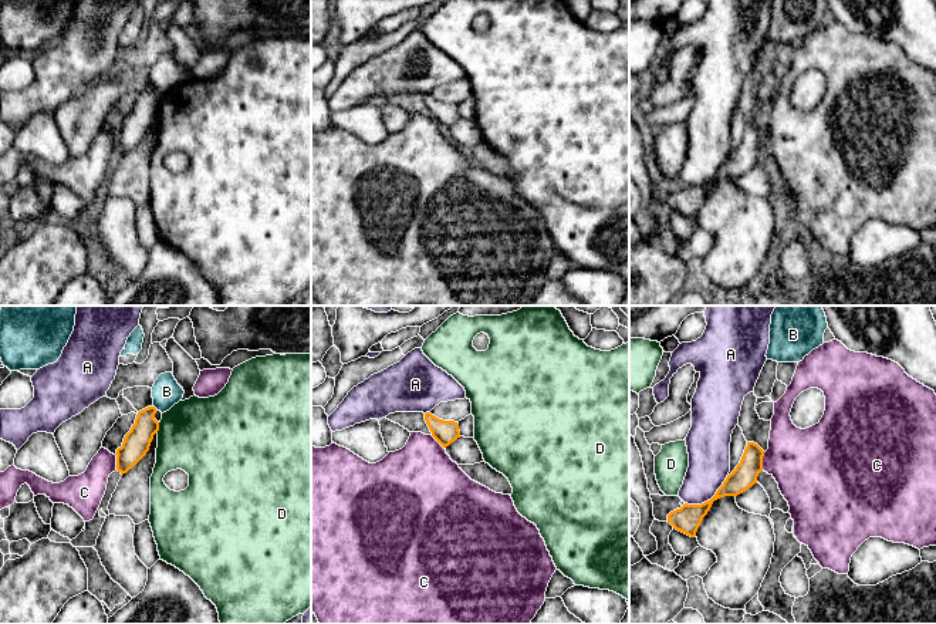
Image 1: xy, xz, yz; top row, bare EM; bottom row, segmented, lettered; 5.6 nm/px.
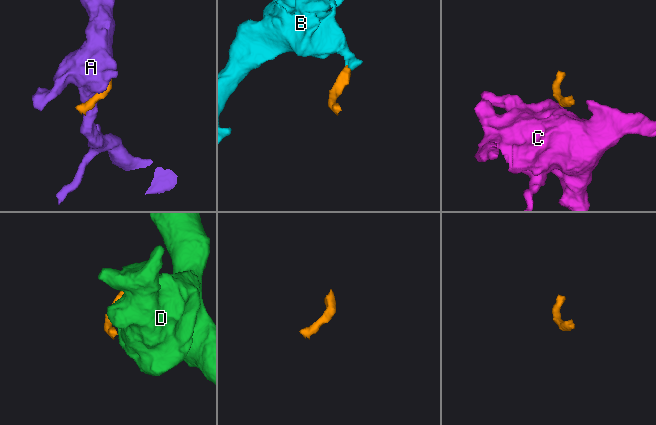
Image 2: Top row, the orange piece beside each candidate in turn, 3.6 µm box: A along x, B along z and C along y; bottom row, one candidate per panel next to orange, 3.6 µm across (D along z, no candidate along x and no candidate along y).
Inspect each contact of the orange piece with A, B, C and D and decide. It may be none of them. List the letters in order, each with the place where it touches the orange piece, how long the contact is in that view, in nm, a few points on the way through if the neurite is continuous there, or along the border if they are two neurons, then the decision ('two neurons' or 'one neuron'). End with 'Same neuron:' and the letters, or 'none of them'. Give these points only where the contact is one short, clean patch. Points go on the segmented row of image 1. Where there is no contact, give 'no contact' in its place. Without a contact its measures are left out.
A: yz (710, 499) | 300 nm | along yz (727, 474), (723, 483), (709, 499), (700, 503), (685, 503) | two neurons
B: no contact | two neurons
C: yz (762, 461) | 110 nm | along yz (764, 452), (762, 469) | two neurons
D: xy (158, 428) | 70 nm | along xy (159, 422), (156, 432) | two neurons
Same neuron: none of them

